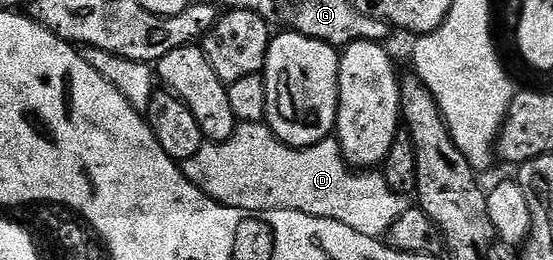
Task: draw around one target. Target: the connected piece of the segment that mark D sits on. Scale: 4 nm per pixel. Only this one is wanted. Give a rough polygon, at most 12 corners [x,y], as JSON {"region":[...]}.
{"region":[[261,122],[181,169],[212,200],[389,232],[407,207],[336,139],[283,150]]}

